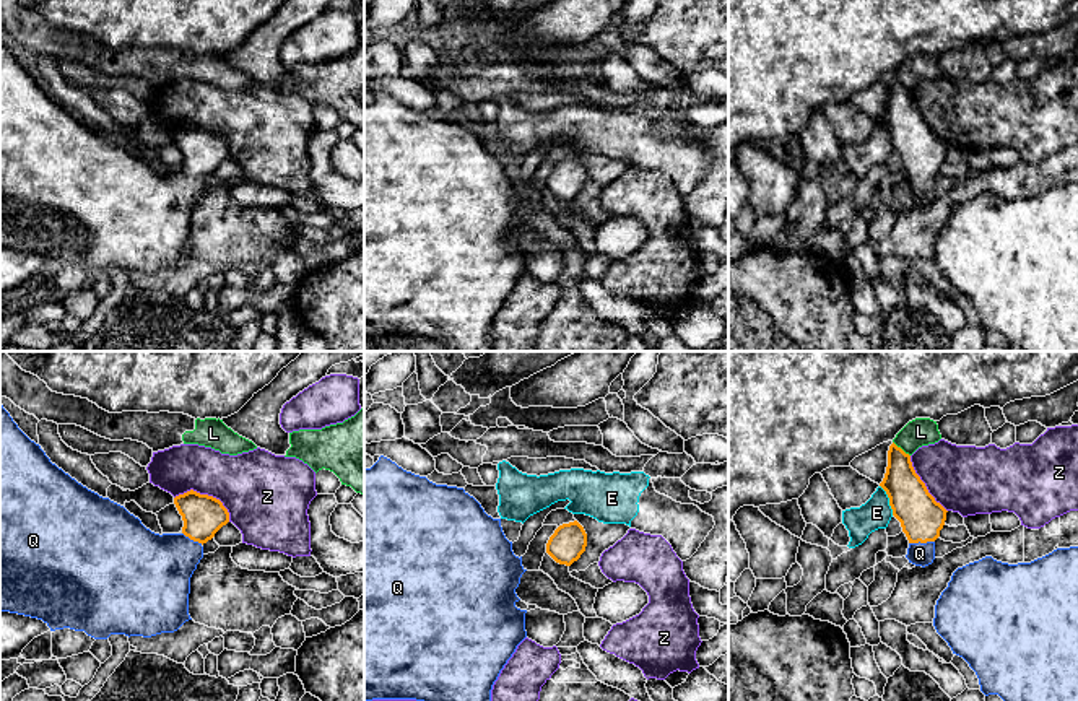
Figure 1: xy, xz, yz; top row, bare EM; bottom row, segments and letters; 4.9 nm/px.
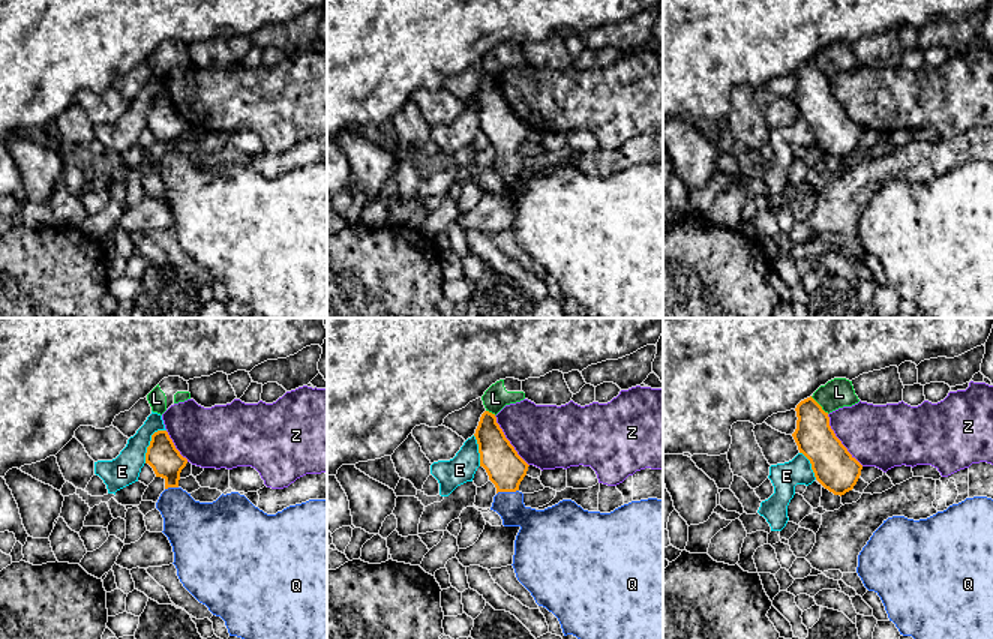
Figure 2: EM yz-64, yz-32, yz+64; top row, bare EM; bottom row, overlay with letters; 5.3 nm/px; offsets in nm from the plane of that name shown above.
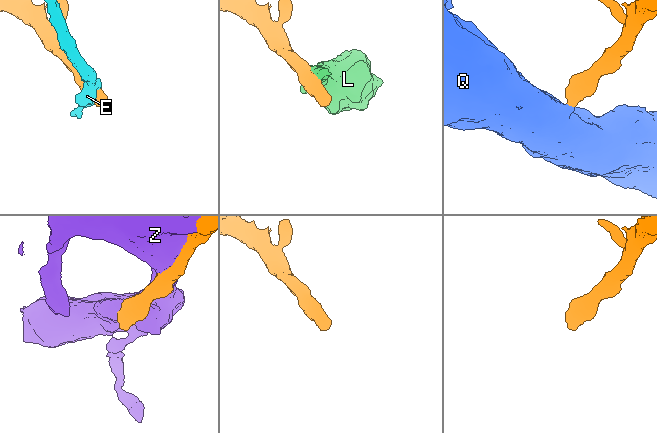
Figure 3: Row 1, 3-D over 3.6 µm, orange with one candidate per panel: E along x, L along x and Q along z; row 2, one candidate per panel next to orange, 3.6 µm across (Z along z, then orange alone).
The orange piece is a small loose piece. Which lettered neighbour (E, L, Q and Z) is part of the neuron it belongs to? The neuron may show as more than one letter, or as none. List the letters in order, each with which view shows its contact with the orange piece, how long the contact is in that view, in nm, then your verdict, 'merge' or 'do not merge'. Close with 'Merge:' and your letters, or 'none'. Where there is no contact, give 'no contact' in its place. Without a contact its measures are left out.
E: yz | 170 nm | do not merge
L: yz | 120 nm | do not merge
Q: yz | 130 nm | merge
Z: xy | 300 nm | do not merge
Merge: Q

